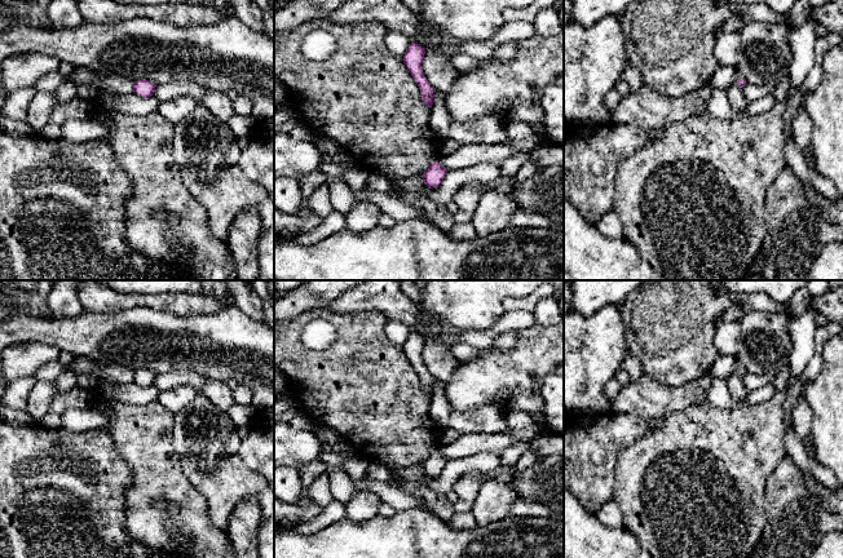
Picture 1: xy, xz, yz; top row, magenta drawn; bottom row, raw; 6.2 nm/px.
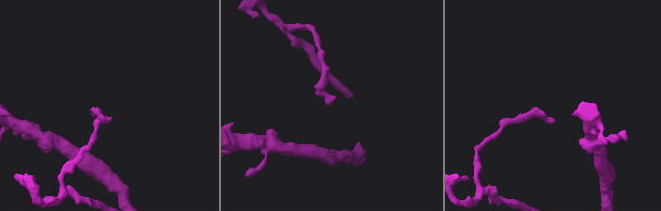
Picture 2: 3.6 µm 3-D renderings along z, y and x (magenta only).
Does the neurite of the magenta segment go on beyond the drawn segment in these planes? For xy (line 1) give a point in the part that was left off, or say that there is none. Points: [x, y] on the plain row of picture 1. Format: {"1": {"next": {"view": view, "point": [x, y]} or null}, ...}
{"1": {"next": null}}

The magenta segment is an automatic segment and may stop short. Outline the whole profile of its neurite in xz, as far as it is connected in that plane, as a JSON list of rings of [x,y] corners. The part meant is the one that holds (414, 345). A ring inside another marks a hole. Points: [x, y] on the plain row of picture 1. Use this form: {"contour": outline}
{"contour": [[[412,331],[410,333],[410,336],[407,337],[407,340],[405,341],[402,350],[406,354],[412,368],[418,373],[423,391],[432,398],[433,377],[431,376],[431,373],[425,368],[423,359],[422,359],[424,344],[425,344],[424,337],[420,333]]]}

